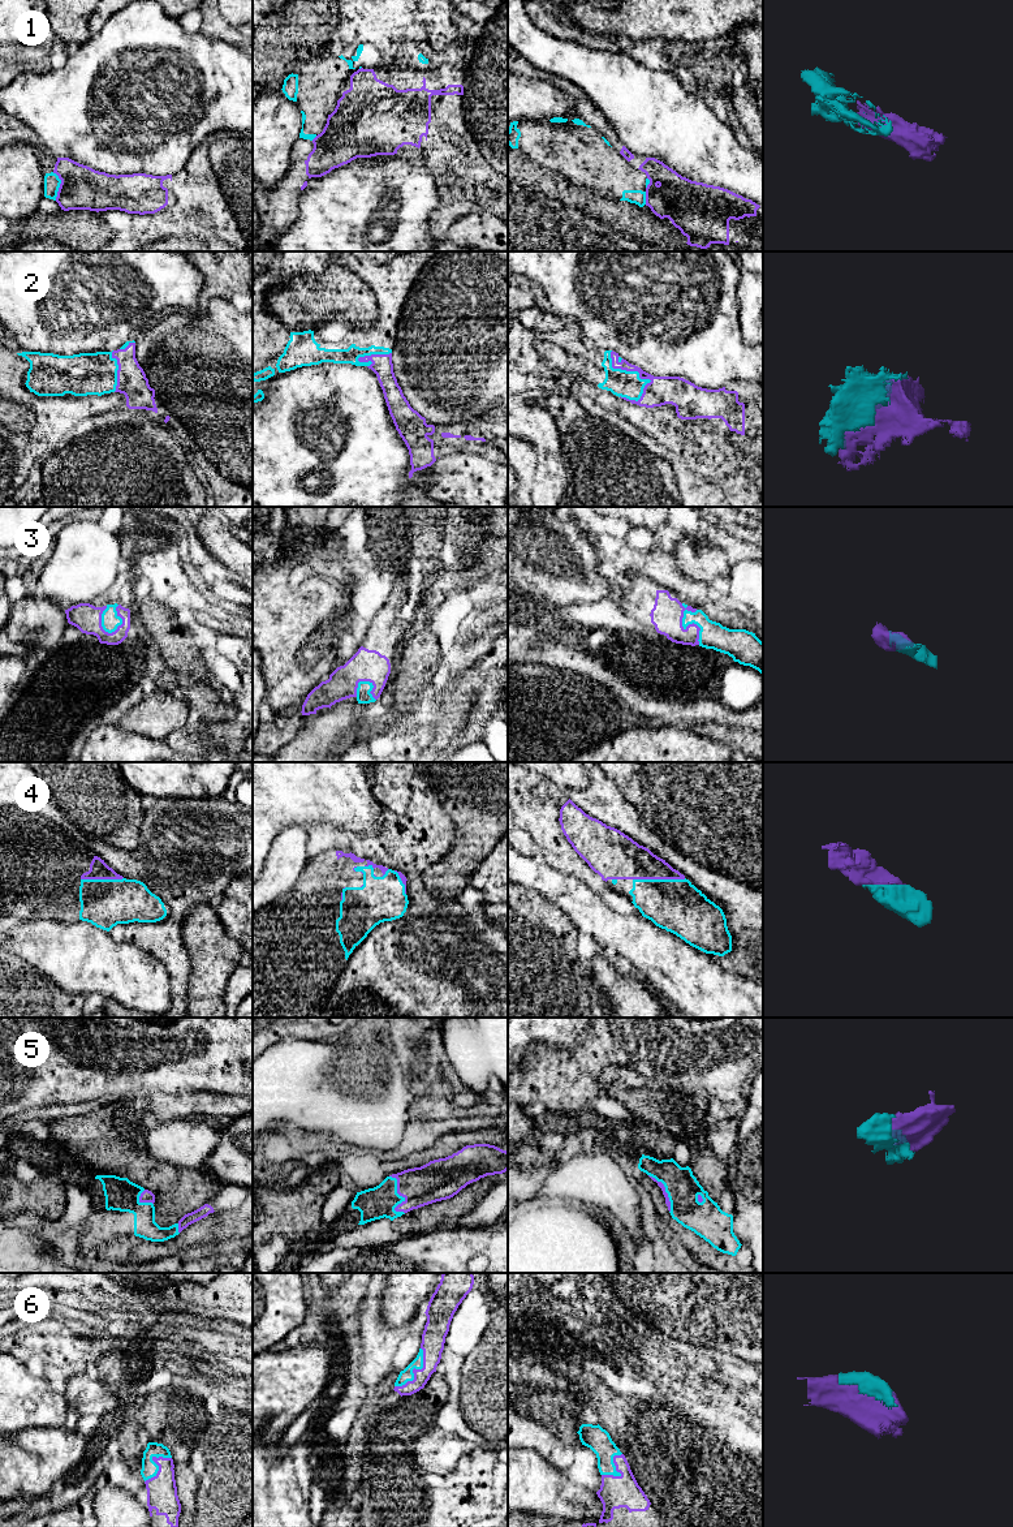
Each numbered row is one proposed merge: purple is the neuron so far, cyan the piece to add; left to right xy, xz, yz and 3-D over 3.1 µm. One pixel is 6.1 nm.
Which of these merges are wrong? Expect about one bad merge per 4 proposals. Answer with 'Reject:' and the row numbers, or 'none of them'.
Reject: none of them

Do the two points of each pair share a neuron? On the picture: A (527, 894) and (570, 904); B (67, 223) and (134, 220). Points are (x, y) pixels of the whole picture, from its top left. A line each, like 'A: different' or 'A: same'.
A: different
B: same

